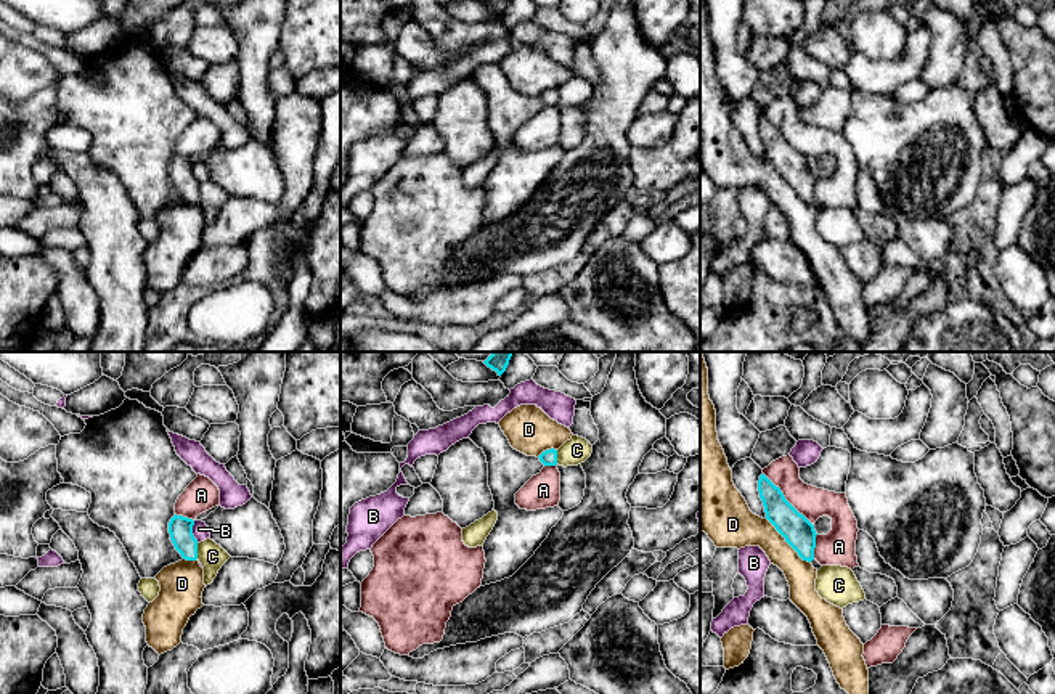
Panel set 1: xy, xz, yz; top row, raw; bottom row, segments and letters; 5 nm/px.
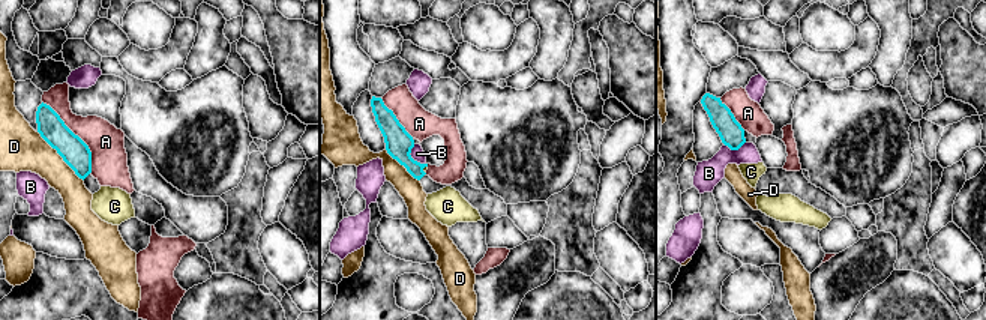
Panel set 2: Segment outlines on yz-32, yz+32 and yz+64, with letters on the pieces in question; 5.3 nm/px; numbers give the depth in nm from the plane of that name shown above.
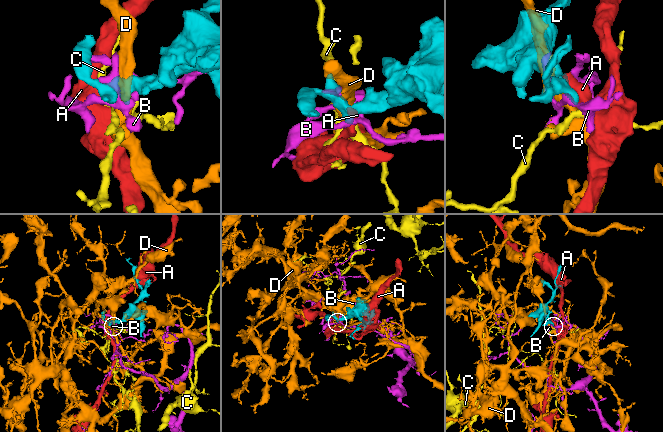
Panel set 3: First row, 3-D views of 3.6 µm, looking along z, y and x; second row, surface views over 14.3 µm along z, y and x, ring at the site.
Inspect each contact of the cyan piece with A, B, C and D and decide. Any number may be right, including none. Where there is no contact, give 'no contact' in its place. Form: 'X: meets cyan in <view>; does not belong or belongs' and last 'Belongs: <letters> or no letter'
A: meets cyan in yz; does not belong
B: meets cyan in xy; does not belong
C: meets cyan in xy; does not belong
D: meets cyan in yz; does not belong
Belongs: no letter

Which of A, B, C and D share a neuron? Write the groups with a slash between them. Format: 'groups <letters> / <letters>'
groups A / B / C / D

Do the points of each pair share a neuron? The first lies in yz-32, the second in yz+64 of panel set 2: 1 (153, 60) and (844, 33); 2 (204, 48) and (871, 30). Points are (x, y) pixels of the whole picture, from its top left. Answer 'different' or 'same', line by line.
1: different
2: different

